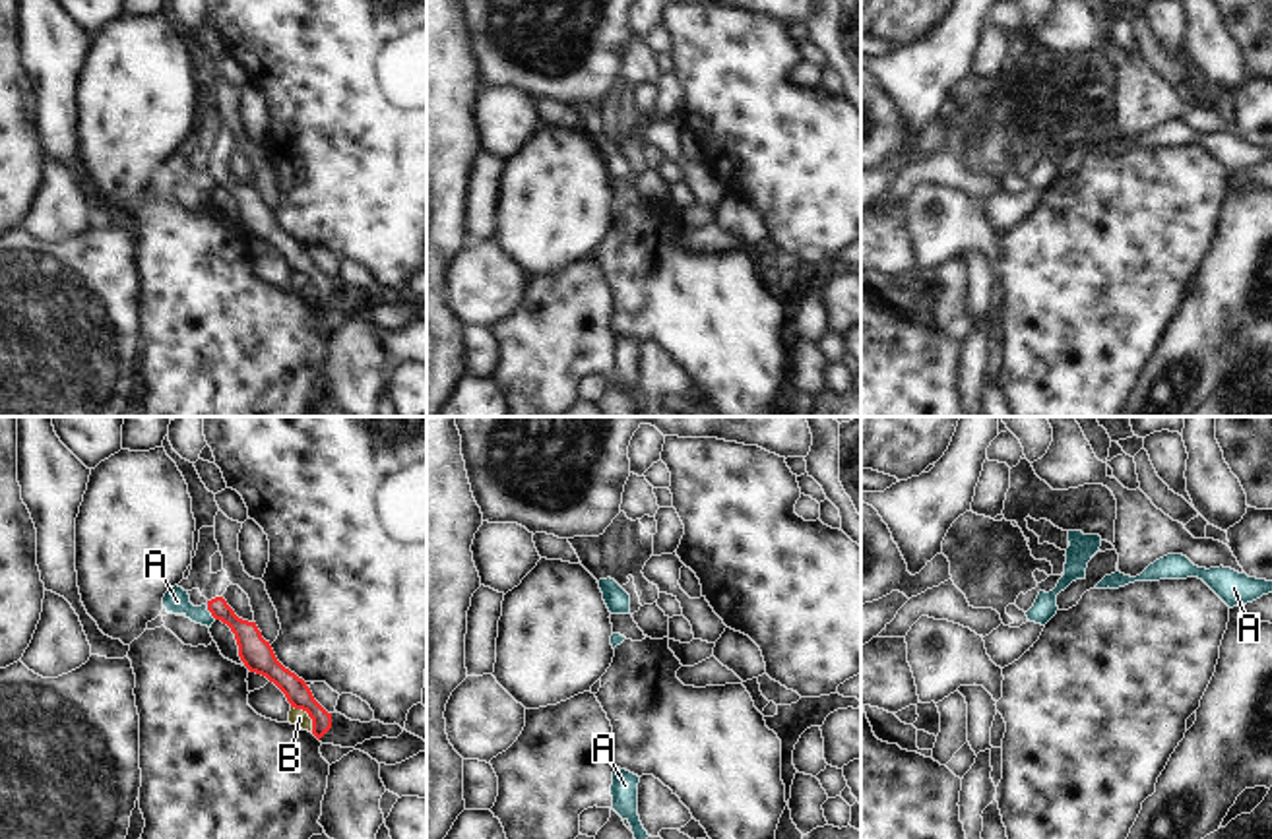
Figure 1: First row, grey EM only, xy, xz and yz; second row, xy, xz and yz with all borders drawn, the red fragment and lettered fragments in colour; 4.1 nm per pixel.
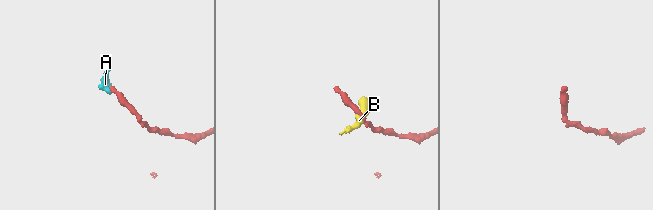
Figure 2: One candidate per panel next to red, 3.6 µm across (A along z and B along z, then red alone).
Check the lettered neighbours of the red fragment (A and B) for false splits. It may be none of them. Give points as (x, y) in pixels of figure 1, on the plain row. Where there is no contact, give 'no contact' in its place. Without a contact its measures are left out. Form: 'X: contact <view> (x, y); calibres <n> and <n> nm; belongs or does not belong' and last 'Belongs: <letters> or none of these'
A: contact xy (210, 177); calibres 140 and 110 nm; does not belong
B: contact xy (309, 281); calibres 100 and 70 nm; does not belong
Belongs: none of these

